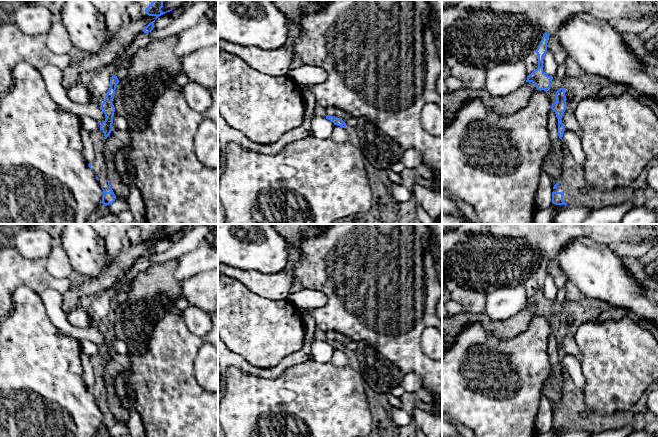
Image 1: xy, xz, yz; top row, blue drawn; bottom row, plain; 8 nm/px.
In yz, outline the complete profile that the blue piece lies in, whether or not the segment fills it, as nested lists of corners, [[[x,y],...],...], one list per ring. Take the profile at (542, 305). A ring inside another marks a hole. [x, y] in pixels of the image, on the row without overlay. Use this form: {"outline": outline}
{"outline": [[[544,257],[540,265],[536,277],[538,279],[538,292],[527,300],[526,306],[532,306],[536,309],[537,314],[548,315],[551,310],[553,301],[548,300],[543,294],[543,281],[547,276],[547,267],[550,258]]]}

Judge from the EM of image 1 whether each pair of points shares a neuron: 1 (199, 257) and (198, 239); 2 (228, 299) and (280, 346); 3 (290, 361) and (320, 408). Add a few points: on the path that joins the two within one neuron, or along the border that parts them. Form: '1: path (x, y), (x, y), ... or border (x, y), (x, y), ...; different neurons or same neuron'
1: border (206, 239), (195, 249), (182, 254), (178, 258); different neurons
2: path (241, 310), (262, 331), (267, 333); same neuron
3: border (310, 358), (288, 367), (273, 379); different neurons

